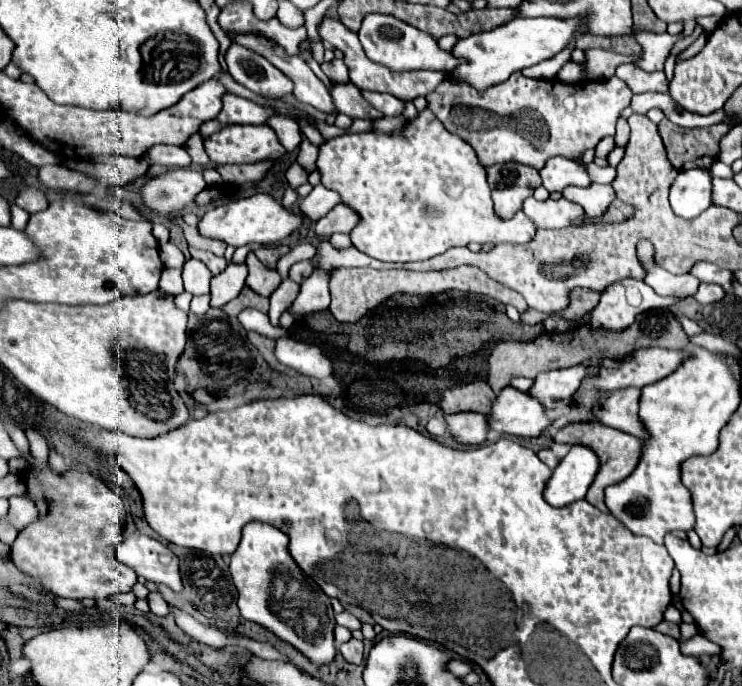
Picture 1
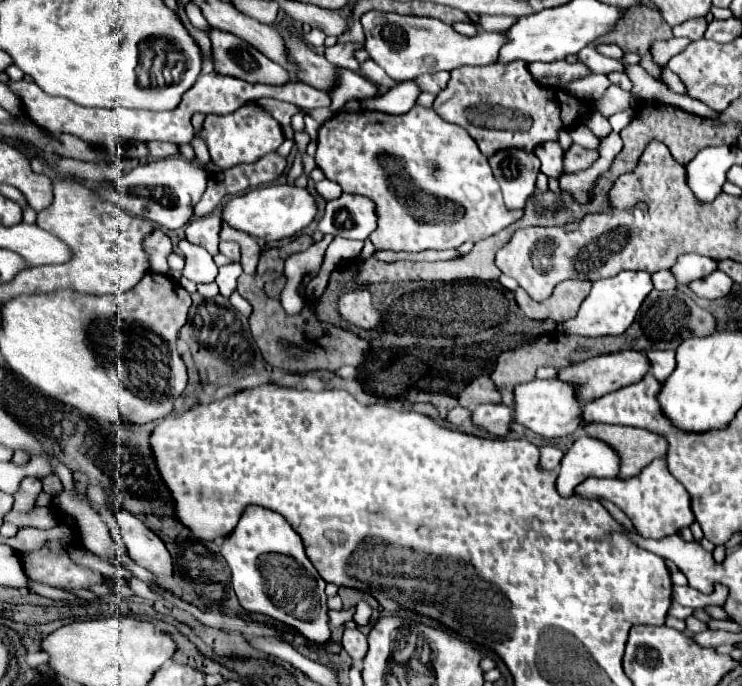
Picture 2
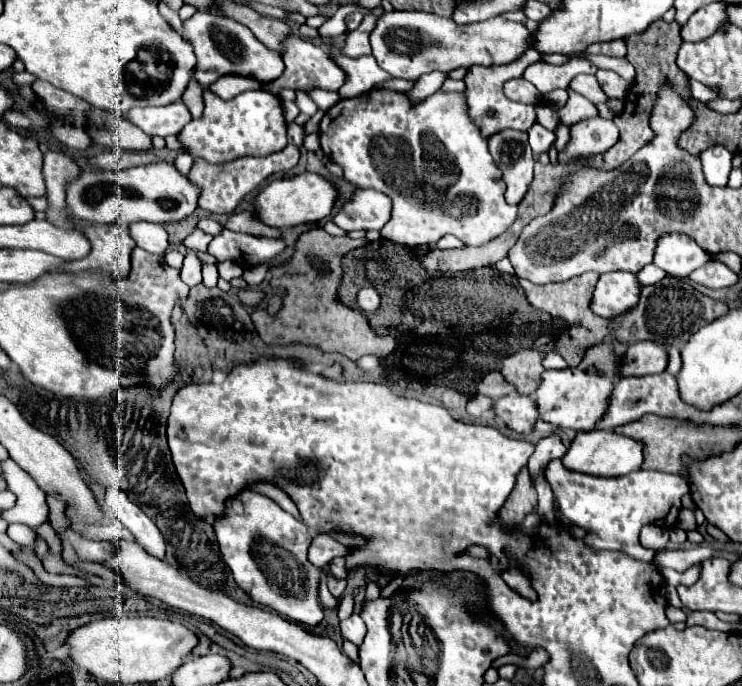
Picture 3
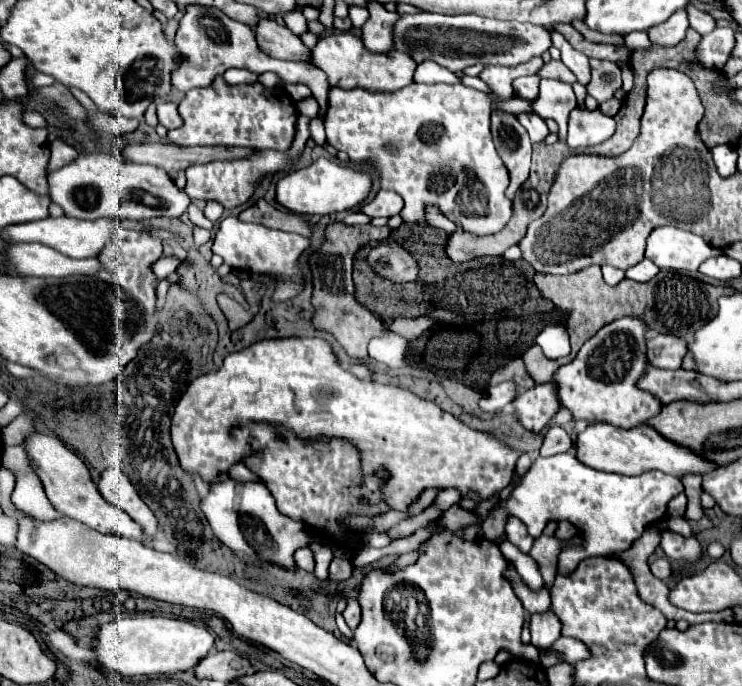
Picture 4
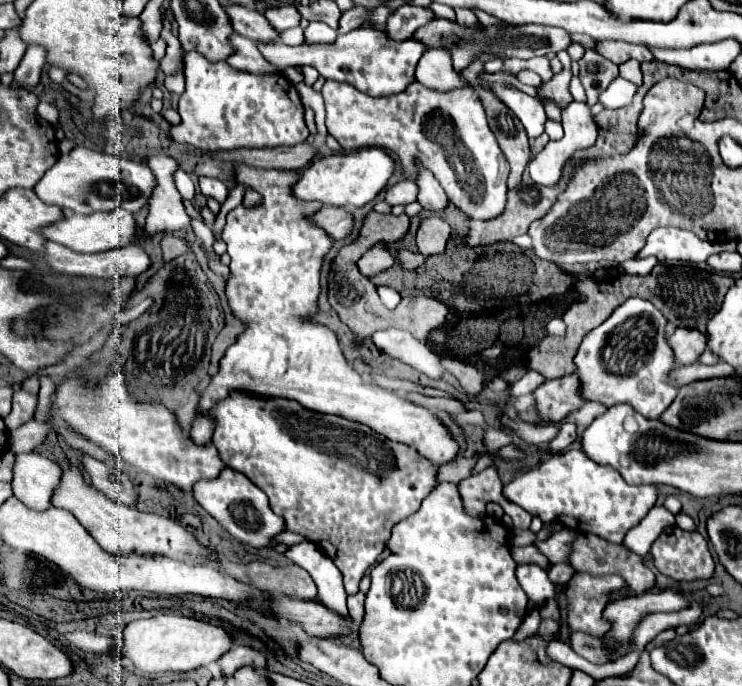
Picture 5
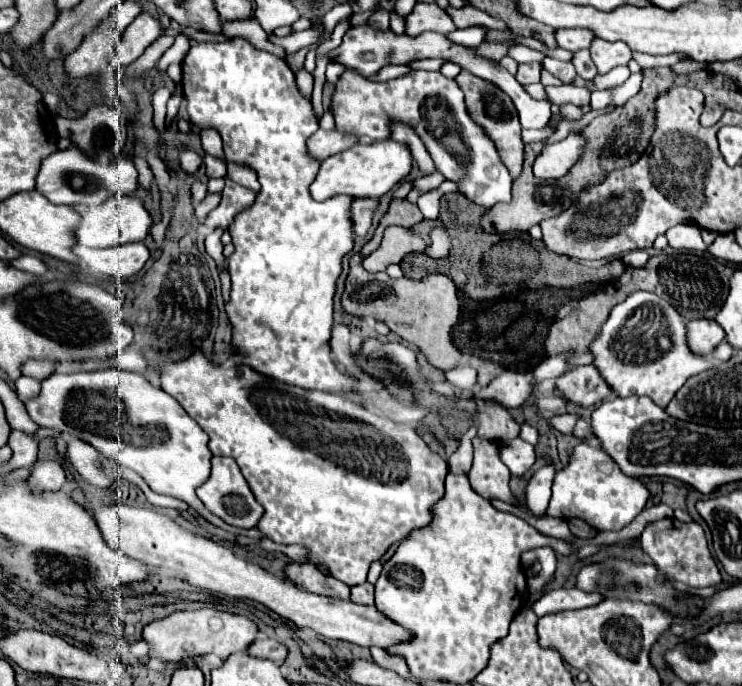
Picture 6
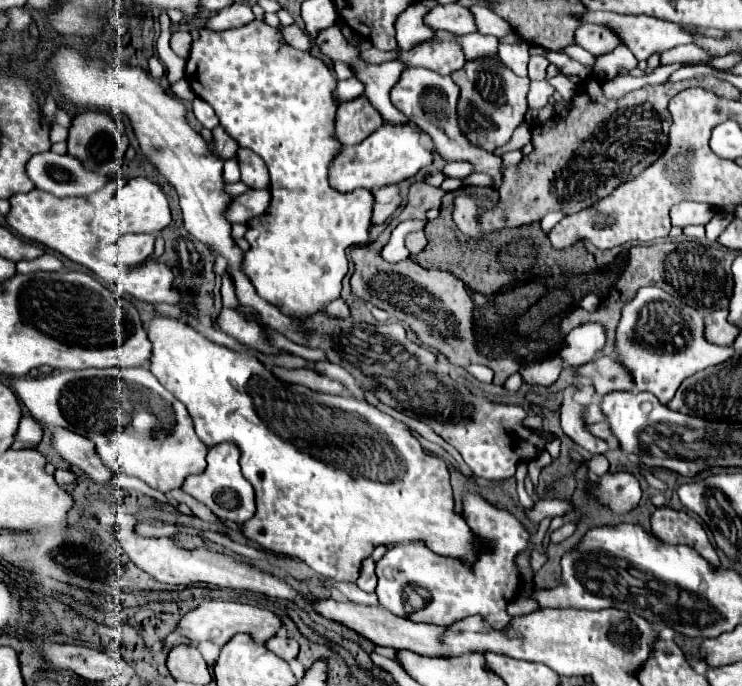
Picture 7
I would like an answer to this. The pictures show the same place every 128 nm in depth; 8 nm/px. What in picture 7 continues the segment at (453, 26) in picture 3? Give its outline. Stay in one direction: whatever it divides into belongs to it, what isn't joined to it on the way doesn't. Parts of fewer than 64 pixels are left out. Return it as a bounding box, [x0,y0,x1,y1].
[576,24,622,56]

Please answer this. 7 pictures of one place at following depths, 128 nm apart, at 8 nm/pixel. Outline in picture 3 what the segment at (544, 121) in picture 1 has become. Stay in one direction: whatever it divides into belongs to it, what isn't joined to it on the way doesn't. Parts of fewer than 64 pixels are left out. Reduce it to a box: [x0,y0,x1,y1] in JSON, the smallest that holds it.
[464,50,540,138]

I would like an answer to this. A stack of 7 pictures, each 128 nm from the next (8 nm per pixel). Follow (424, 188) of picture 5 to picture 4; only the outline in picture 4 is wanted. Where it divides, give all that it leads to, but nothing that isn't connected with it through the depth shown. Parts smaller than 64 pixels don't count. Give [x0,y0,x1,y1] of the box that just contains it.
[424,204,458,234]

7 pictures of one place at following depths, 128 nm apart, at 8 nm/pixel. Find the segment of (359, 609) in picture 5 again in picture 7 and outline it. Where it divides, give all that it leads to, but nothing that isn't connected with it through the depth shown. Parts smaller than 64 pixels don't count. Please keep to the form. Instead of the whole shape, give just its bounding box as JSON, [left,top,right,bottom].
[356,558,376,592]

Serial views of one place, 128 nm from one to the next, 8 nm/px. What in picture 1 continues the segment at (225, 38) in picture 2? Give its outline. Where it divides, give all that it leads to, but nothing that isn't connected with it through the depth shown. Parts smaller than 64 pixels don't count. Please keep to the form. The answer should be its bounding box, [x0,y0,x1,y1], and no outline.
[226,44,292,98]

